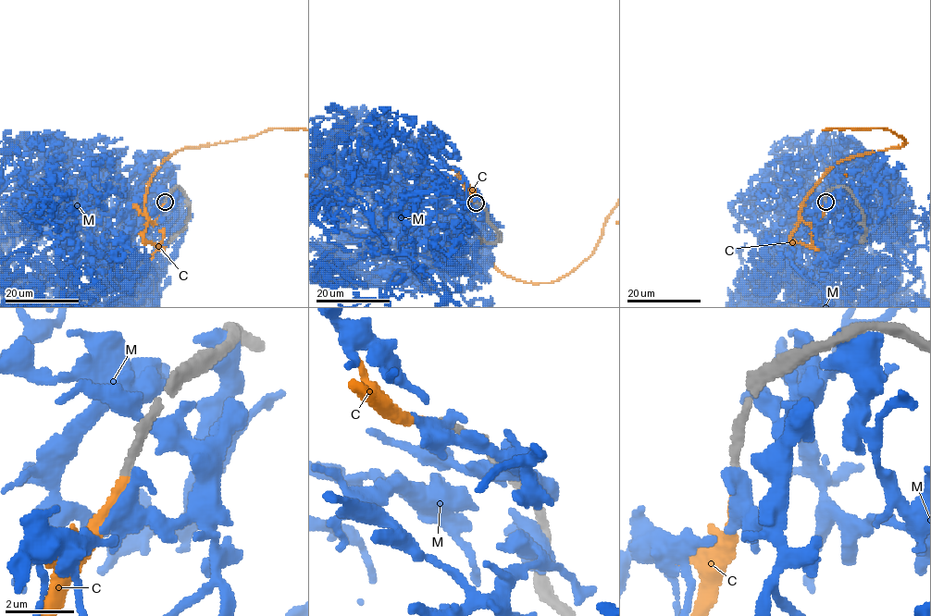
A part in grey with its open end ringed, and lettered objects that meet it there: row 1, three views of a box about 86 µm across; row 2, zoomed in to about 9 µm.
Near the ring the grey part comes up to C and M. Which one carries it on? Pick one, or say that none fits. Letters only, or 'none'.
C

